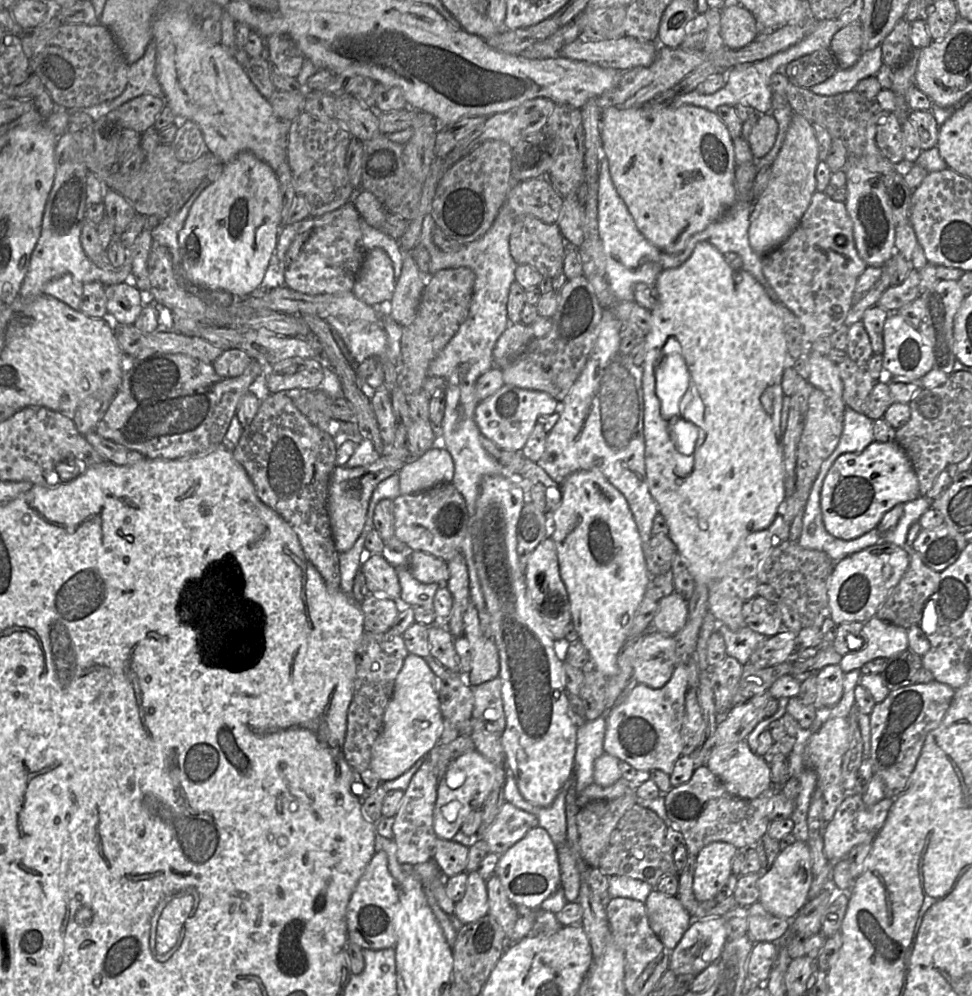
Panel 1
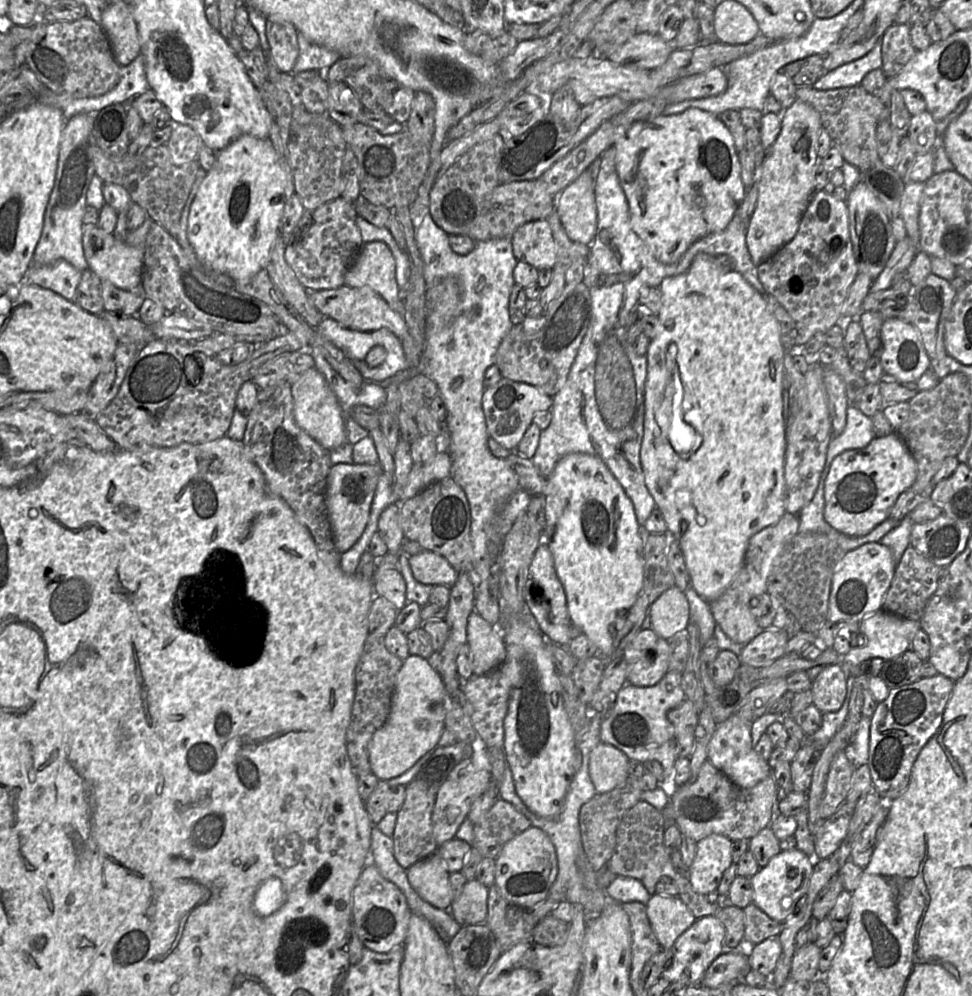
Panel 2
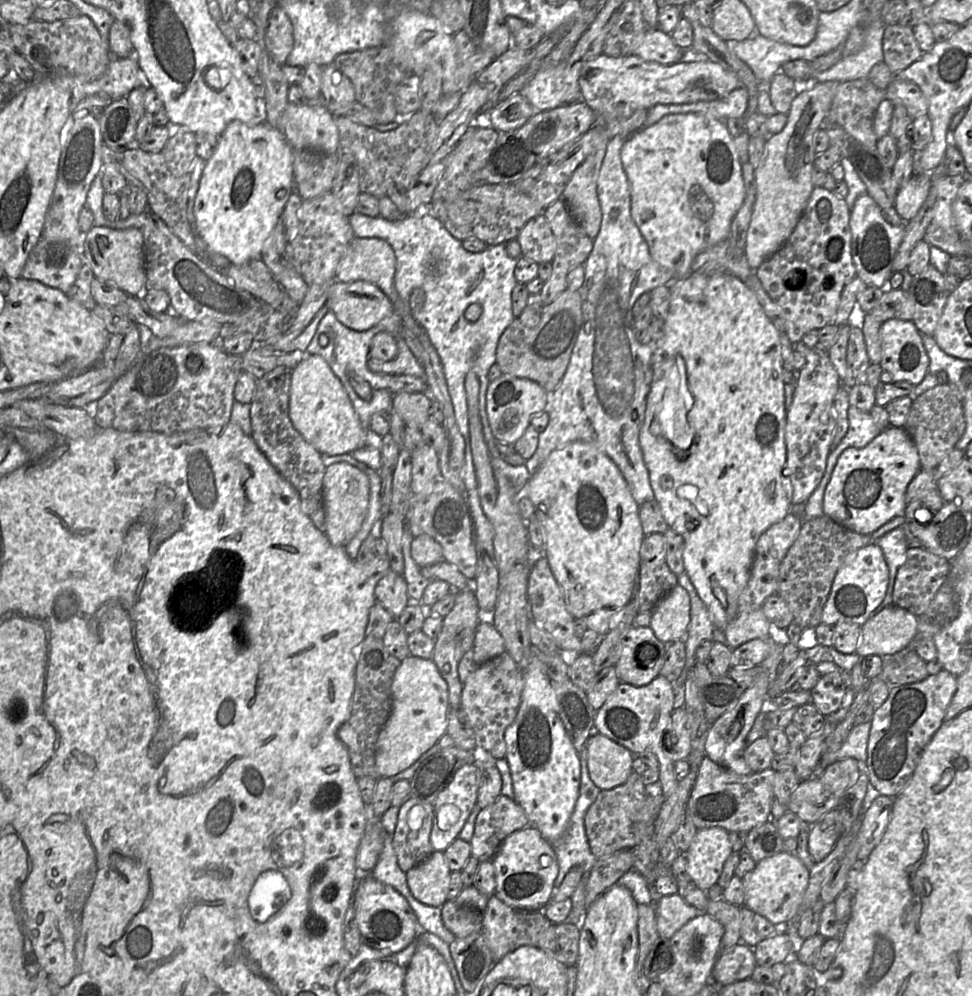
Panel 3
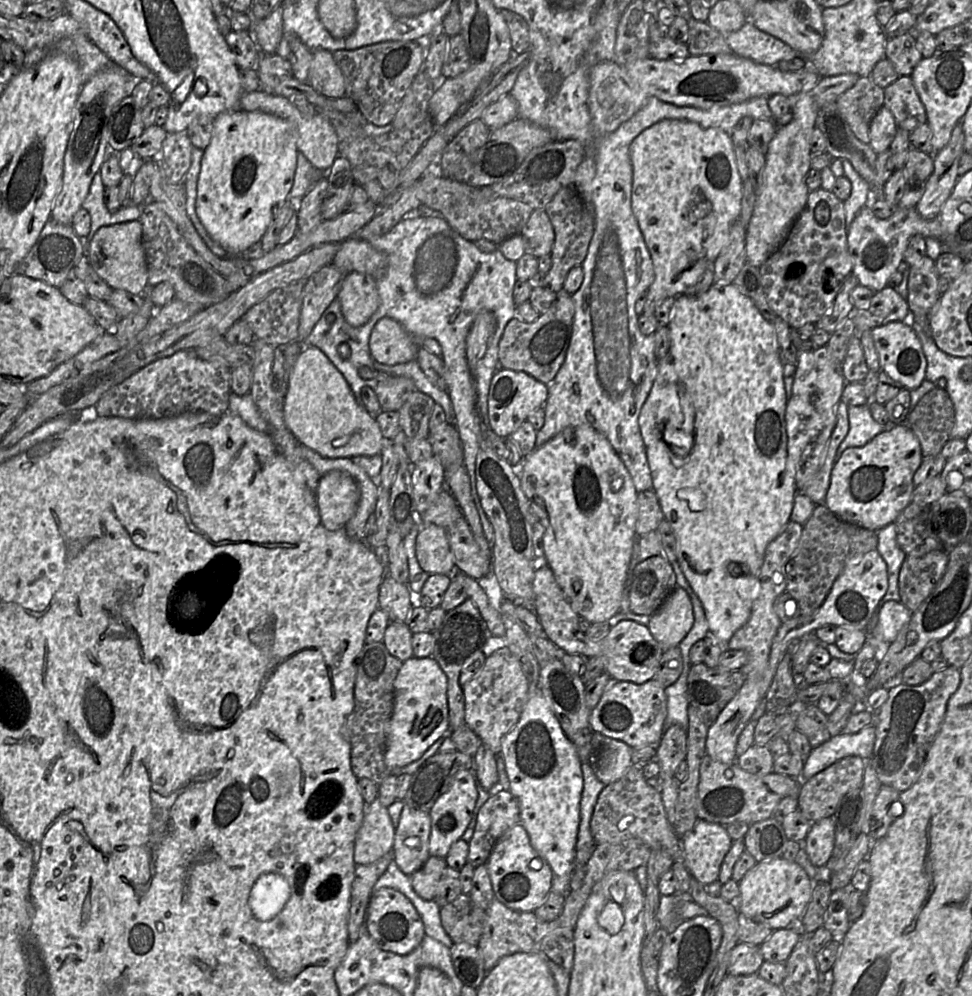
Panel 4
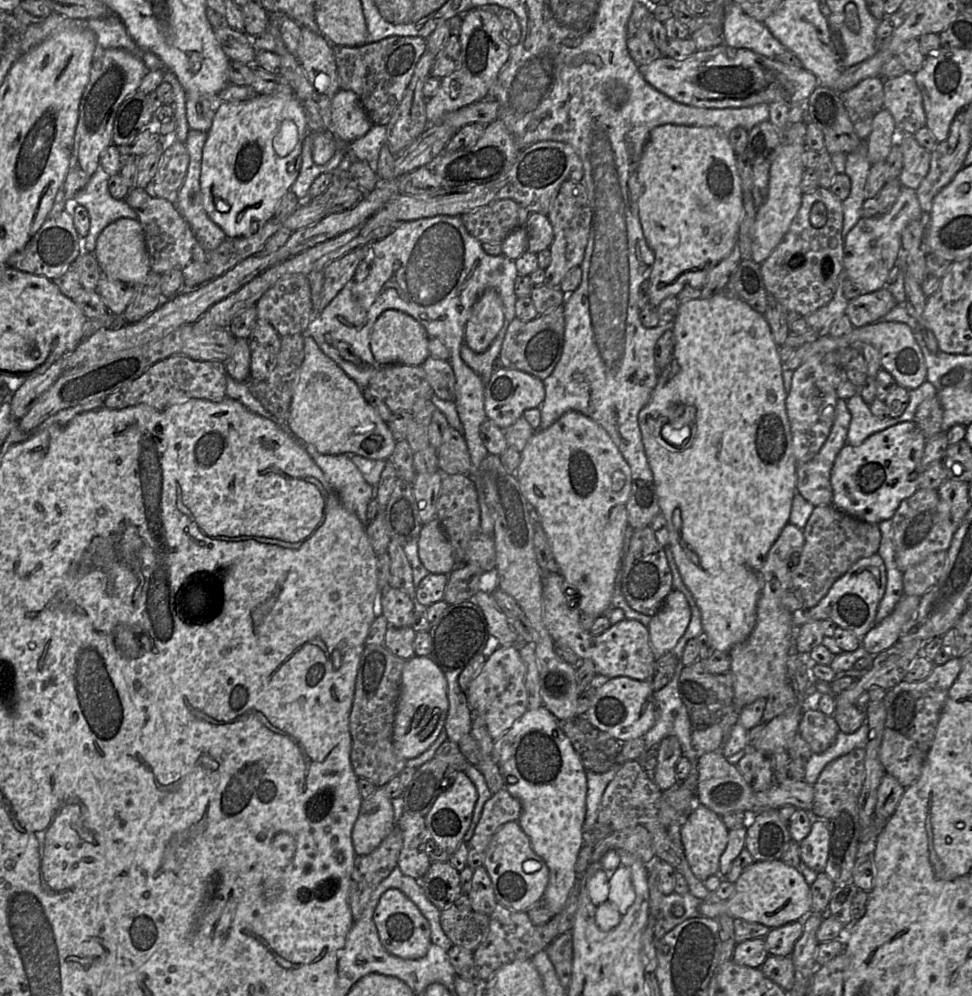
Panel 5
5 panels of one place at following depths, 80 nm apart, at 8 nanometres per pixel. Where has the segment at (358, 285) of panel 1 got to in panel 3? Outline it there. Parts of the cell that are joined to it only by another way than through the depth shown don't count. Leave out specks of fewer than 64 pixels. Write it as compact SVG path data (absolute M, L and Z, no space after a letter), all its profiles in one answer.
M354 237L347 245L336 269L336 279L340 282L351 282L364 280L378 286L392 302L395 313L402 318L402 326L409 329L410 332L425 347L433 346L426 329L418 322L415 322L410 315L410 305L408 302L402 302L394 284L396 271L396 258L392 247L380 238L362 238Z

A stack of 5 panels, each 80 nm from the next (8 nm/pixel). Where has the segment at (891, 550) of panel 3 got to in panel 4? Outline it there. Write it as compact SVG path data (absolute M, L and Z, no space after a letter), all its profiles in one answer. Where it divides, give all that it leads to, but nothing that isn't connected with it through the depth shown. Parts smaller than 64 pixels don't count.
M889 523L880 530L877 531L878 534L878 543L877 551L884 559L887 565L888 573L888 589L876 606L870 621L866 626L867 635L875 628L878 622L879 612L883 605L888 601L900 601L898 580L899 573L906 558L906 554L899 547L897 543L897 533L896 525L894 523Z

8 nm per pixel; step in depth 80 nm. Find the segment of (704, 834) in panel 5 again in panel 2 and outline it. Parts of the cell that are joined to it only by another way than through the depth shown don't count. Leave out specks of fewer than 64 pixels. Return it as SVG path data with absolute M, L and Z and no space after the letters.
M711 834L697 842L688 880L696 892L707 895L717 890L731 864L732 841L724 835Z

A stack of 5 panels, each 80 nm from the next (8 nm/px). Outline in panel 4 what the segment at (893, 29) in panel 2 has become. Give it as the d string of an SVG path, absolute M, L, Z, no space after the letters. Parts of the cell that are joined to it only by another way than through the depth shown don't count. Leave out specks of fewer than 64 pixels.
M909 32L888 38L885 56L893 63L899 76L910 76L923 58L917 48L916 39Z

